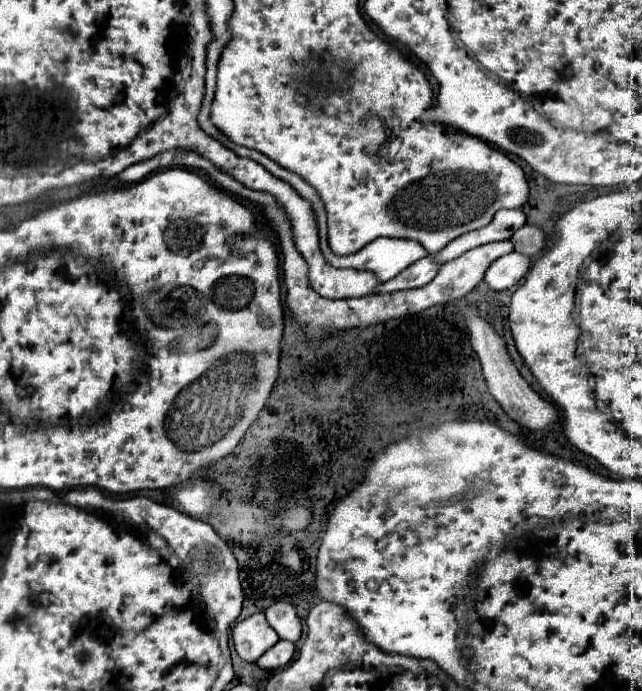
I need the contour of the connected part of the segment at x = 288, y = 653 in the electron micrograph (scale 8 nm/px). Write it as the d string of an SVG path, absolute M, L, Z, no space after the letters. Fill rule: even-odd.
M277 641L277 645L273 645L269 651L265 651L257 659L257 665L261 669L267 669L267 671L281 669L291 661L293 653L295 653L295 645L291 641Z

